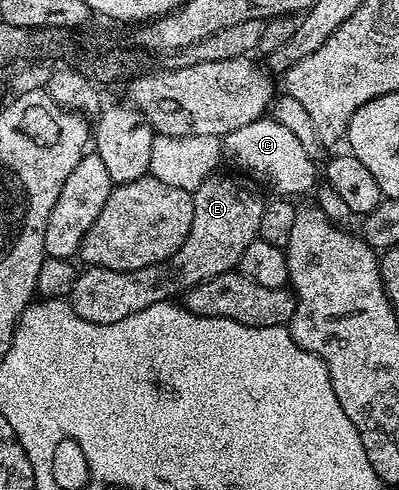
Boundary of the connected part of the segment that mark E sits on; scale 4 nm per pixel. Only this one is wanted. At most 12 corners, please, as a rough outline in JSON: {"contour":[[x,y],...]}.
{"contour":[[207,176],[169,260],[129,272],[85,267],[66,298],[95,324],[239,265],[265,201]]}

